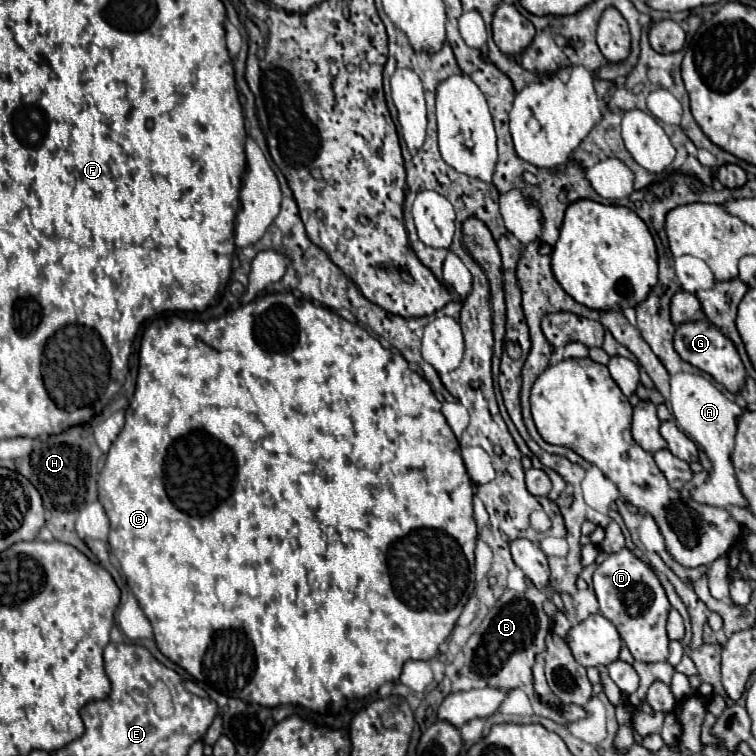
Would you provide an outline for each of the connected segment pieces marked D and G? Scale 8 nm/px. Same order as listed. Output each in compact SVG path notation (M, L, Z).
M623 548L617 554L609 554L597 566L593 574L593 590L599 602L599 612L613 622L635 660L647 664L667 660L669 638L665 632L665 622L671 606L651 566L647 566L633 552Z
M705 318L699 322L689 322L677 328L675 332L675 350L679 352L679 356L697 366L699 370L707 372L709 376L715 378L715 382L723 384L729 392L737 394L745 388L745 368L741 364L741 358L733 346L733 342L729 338L725 338L719 328L715 328L711 322L707 322Z

